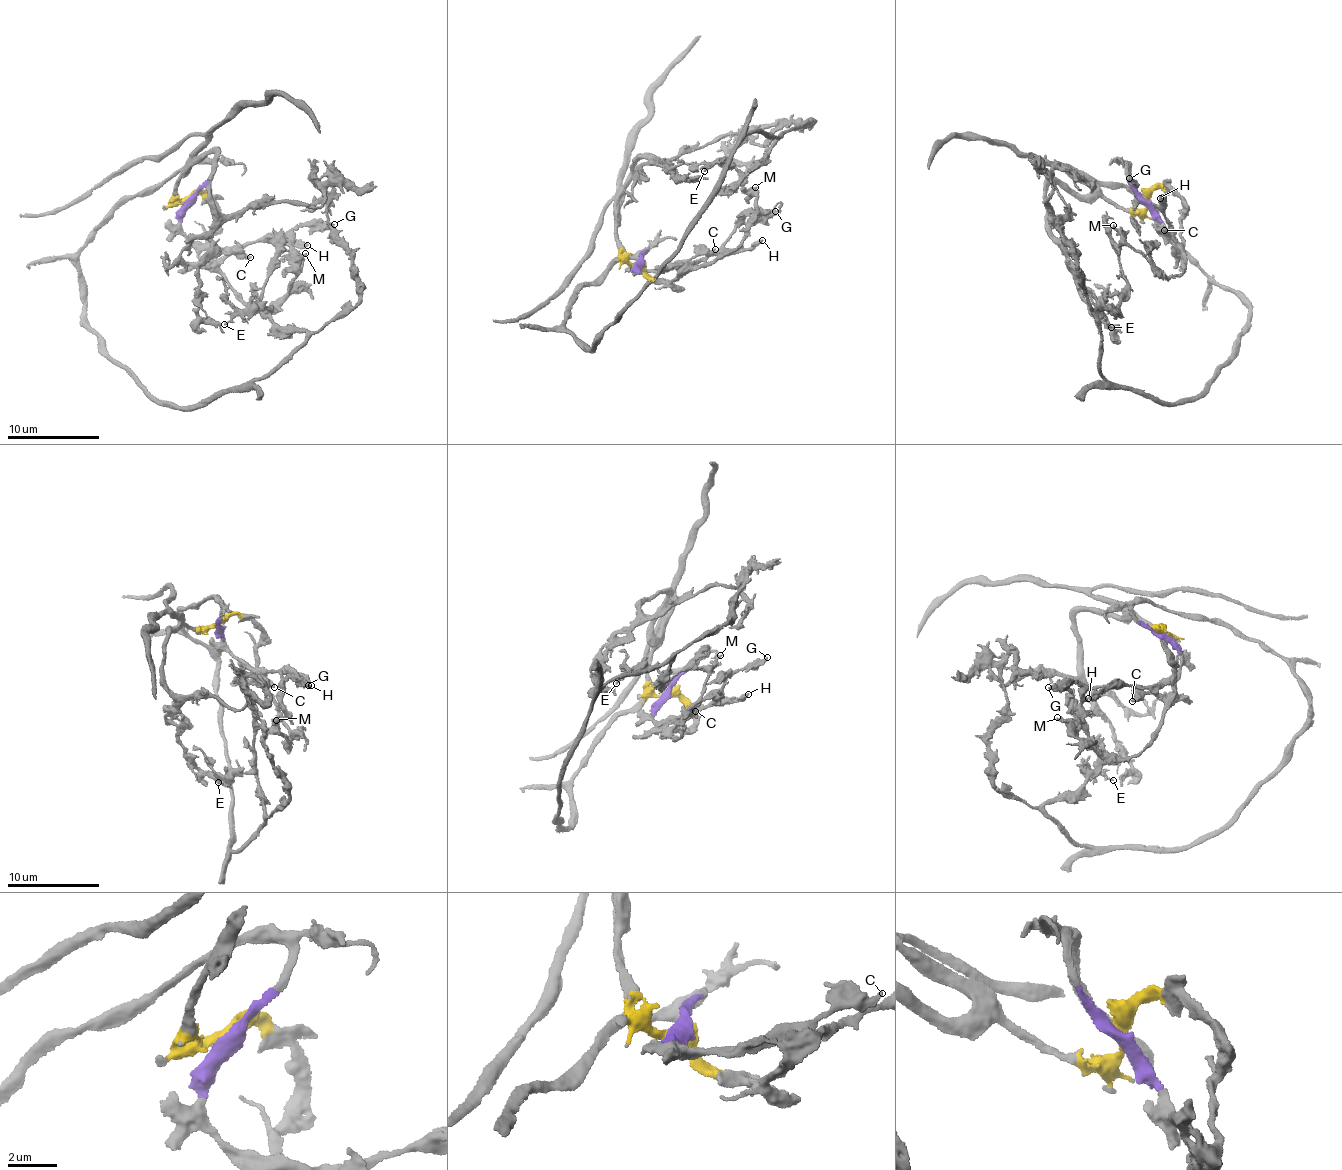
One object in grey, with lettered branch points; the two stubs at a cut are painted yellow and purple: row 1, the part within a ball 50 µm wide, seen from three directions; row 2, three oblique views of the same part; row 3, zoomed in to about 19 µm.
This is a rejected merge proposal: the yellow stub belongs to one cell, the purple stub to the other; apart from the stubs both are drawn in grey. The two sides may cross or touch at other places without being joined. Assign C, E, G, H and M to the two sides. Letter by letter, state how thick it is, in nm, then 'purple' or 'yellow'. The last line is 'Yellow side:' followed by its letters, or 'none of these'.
C: 320 nm | purple
E: 170 nm | purple
G: 320 nm | purple
H: 360 nm | purple
M: 220 nm | yellow
Yellow side: M

